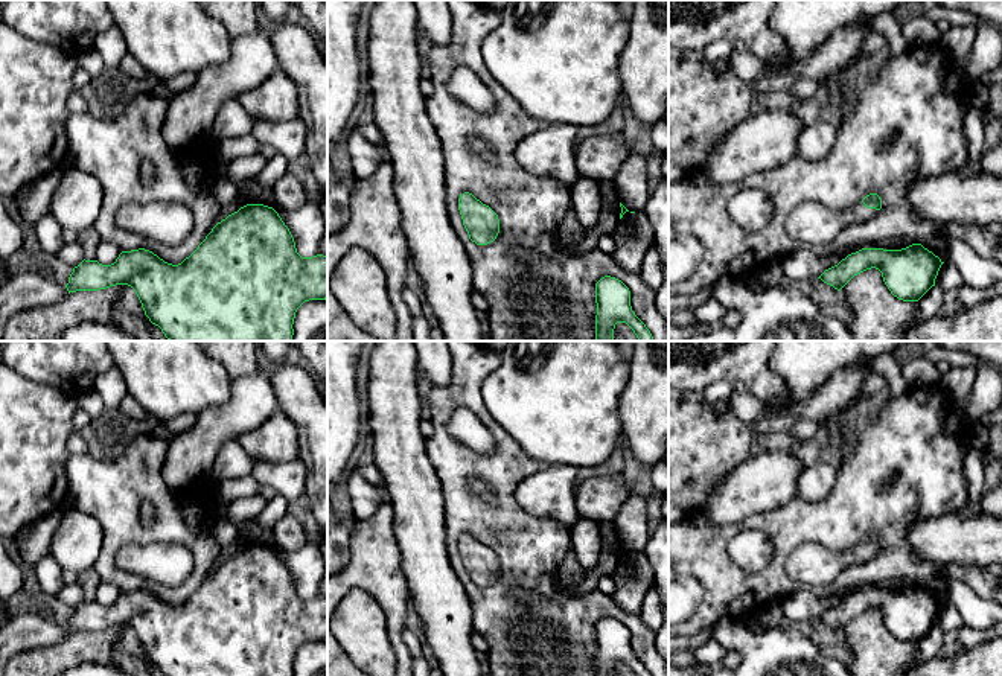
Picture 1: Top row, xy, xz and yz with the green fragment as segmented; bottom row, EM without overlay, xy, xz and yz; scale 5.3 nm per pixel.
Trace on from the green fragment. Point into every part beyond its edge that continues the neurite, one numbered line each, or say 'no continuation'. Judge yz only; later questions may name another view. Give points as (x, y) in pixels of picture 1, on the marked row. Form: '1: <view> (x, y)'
1: yz (809, 224)

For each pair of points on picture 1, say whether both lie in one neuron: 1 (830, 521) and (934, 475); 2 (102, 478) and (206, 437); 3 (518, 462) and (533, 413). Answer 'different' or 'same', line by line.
1: same
2: different
3: different

